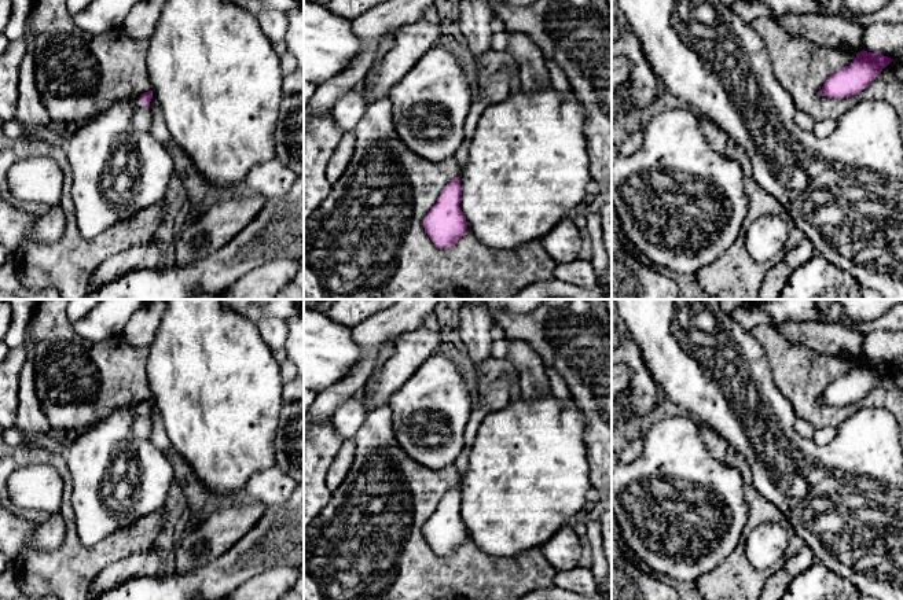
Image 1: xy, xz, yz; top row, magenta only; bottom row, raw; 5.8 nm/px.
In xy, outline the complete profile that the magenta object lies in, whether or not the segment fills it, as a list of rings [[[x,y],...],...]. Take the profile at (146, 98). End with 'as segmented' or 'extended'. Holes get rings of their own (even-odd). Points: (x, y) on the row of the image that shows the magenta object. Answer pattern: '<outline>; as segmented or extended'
[[[153,91],[122,99],[66,140],[74,174],[74,214],[85,240],[131,220],[166,195],[173,159],[150,132],[137,130],[131,121],[151,99]]]; extended

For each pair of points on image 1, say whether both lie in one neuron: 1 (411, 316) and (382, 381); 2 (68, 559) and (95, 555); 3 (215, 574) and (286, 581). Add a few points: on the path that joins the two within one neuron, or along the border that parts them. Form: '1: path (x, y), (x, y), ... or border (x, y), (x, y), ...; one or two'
1: border (429, 315), (415, 328), (406, 331), (392, 346); two
2: path (74, 559), (88, 559); one
3: border (282, 564), (268, 567), (238, 585); two

